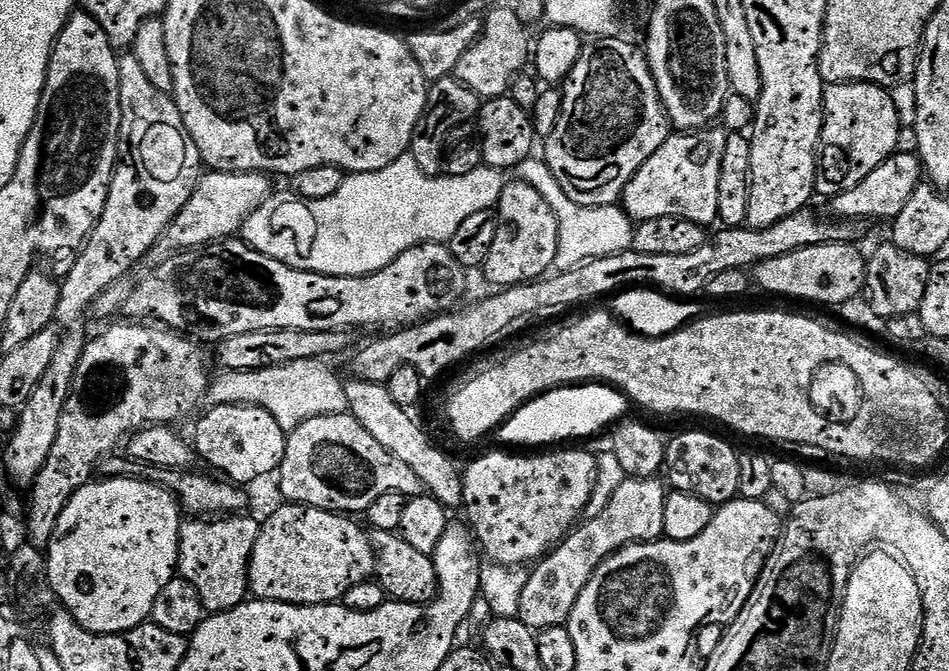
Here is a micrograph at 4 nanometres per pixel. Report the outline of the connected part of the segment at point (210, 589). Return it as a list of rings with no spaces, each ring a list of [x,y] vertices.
[[[233,514],[213,520],[188,518],[181,523],[178,572],[198,590],[205,613],[225,612],[249,599],[248,567],[261,521],[248,515]]]

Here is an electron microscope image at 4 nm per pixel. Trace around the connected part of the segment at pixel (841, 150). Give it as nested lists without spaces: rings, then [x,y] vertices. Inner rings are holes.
[[[830,84],[824,89],[824,129],[820,135],[818,171],[816,173],[816,192],[831,198],[846,190],[854,190],[870,170],[878,170],[896,151],[898,134],[902,125],[898,110],[894,110],[892,93],[887,87],[878,84]]]

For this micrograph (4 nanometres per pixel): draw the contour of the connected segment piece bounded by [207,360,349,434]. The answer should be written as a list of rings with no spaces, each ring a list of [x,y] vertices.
[[[302,360],[283,364],[282,366],[274,366],[273,368],[255,368],[249,372],[224,370],[219,373],[221,376],[217,380],[215,377],[211,381],[207,399],[212,400],[213,405],[253,404],[258,406],[262,410],[274,414],[278,426],[282,426],[282,430],[287,434],[294,431],[298,426],[302,426],[302,422],[306,422],[310,418],[335,416],[349,411],[346,394],[344,393],[345,381],[343,379],[339,380],[326,365],[327,363],[324,360]]]

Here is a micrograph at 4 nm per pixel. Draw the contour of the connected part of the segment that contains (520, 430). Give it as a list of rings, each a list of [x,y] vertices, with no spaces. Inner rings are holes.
[[[592,382],[587,387],[565,386],[557,388],[522,405],[513,416],[508,417],[500,425],[498,436],[501,436],[508,443],[505,445],[508,446],[516,446],[512,444],[560,446],[565,442],[580,442],[583,436],[592,436],[595,432],[602,431],[608,423],[611,425],[617,419],[617,417],[615,418],[615,410],[608,405],[615,396],[618,396],[617,389],[603,382]]]

